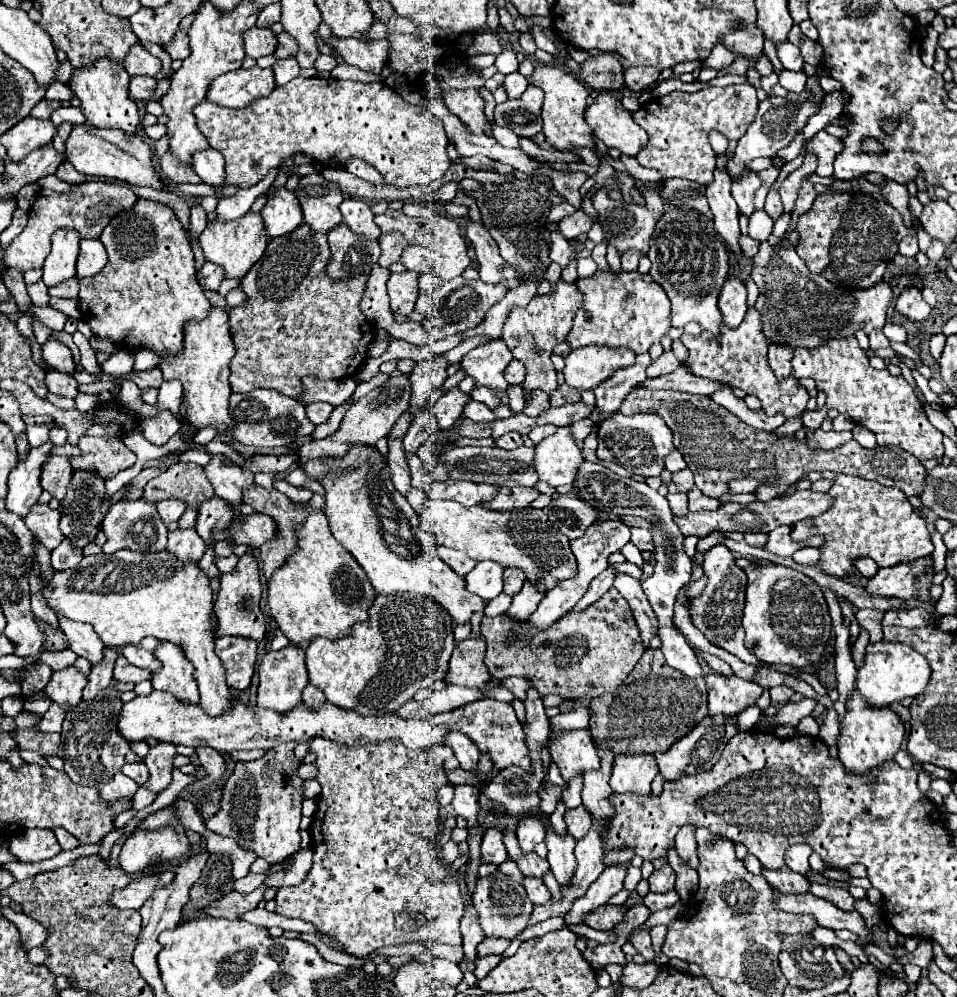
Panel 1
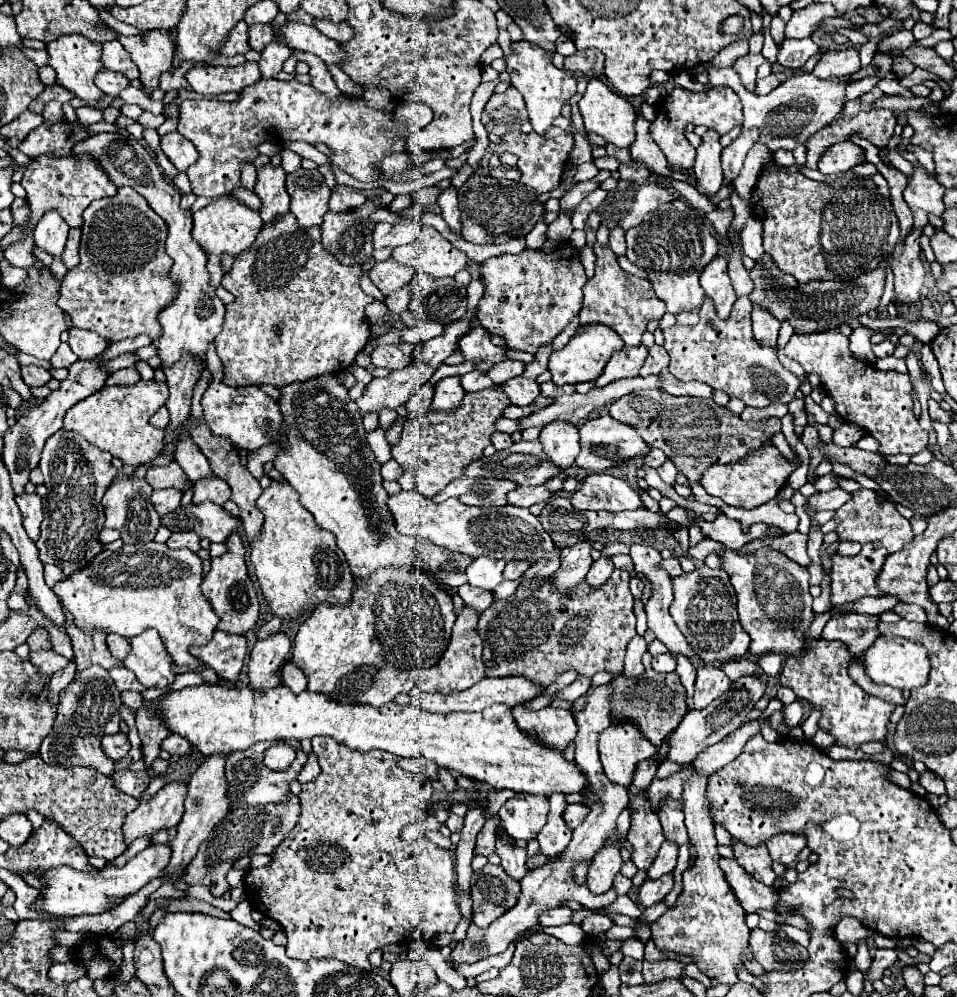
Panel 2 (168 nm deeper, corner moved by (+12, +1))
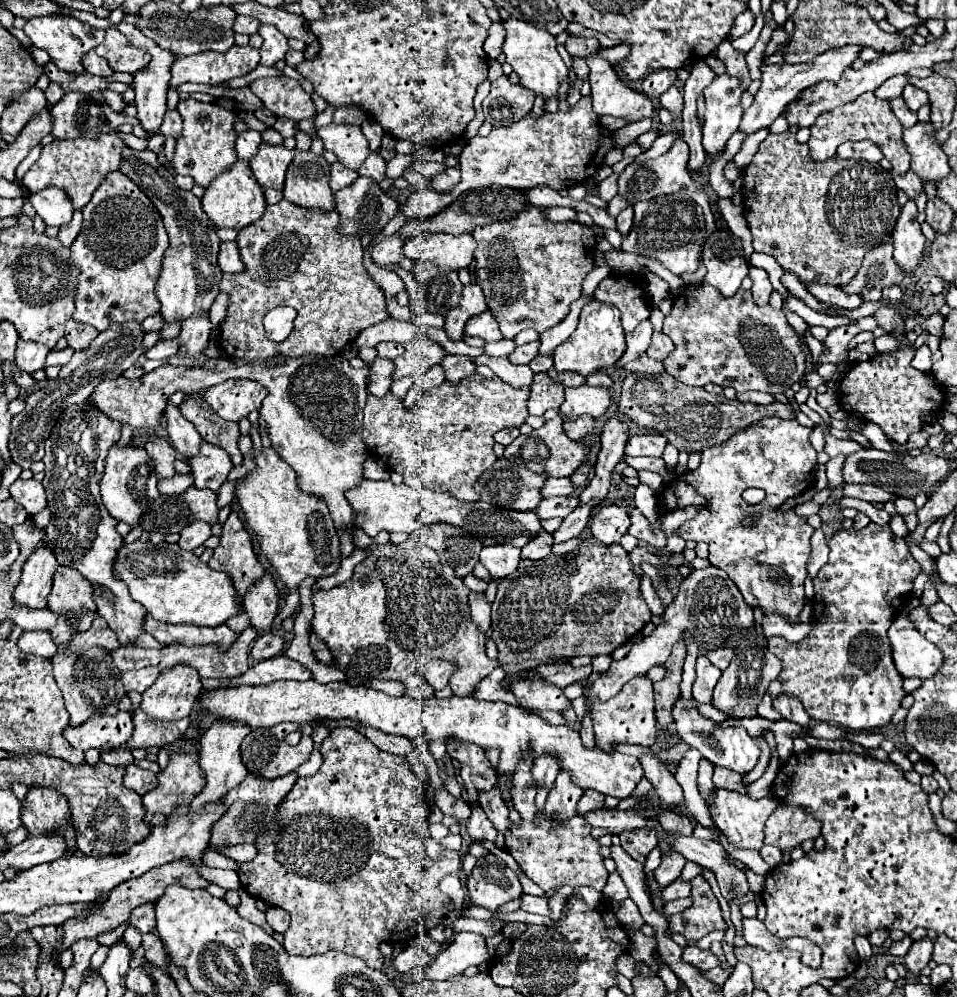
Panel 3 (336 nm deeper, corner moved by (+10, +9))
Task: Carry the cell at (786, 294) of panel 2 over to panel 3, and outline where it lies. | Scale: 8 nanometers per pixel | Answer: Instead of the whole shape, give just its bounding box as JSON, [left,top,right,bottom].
[841,243,905,293]

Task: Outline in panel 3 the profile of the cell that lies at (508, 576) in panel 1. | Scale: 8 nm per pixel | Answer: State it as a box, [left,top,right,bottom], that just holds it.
[521,529,553,561]

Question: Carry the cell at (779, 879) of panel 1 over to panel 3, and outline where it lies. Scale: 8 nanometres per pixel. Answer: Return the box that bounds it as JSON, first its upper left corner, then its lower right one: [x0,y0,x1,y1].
[709,789,779,851]

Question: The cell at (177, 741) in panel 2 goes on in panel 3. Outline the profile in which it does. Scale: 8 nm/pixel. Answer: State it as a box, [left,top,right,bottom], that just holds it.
[119,709,189,749]

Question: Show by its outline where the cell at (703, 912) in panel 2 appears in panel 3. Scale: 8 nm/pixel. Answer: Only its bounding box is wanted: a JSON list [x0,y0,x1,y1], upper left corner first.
[669,877,727,943]

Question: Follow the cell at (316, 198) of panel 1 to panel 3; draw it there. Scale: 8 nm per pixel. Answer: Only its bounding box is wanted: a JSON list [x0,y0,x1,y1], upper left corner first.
[283,149,335,209]

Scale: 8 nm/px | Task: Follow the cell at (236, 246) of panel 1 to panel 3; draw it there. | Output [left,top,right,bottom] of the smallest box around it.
[201,159,267,231]

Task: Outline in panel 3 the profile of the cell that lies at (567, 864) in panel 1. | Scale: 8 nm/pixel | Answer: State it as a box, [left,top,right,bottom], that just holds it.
[545,771,583,821]

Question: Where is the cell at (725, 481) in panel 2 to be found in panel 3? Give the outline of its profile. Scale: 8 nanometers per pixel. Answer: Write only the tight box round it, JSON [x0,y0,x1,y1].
[629,417,817,621]

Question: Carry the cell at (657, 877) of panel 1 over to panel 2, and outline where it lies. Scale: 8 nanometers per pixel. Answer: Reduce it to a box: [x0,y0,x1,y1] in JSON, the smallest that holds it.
[647,841,677,879]

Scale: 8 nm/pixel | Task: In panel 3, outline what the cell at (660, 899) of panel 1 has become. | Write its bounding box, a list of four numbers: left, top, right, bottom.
[655,851,685,887]

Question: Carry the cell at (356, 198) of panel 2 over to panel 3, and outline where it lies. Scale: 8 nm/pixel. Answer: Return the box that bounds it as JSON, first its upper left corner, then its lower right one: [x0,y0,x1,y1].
[329,161,359,191]

